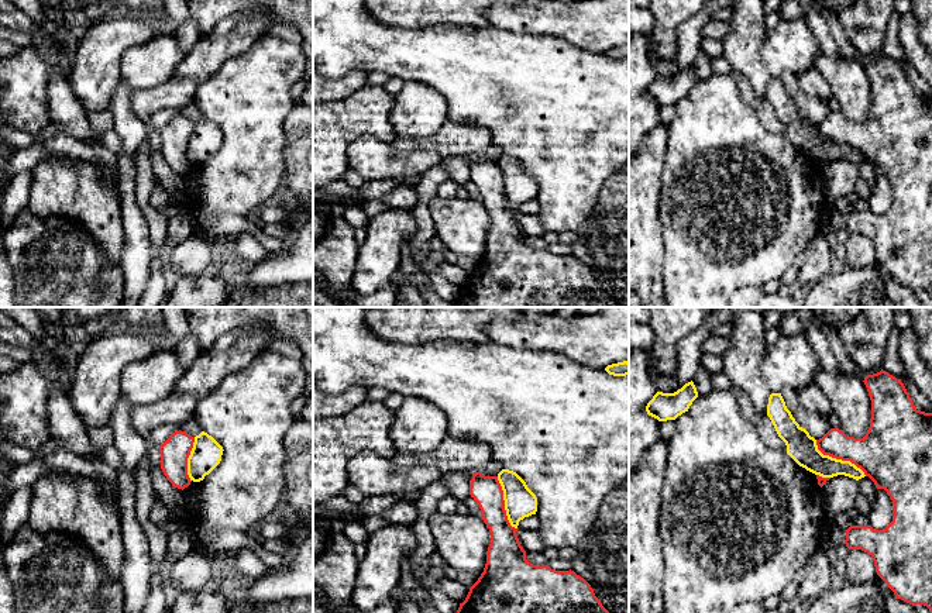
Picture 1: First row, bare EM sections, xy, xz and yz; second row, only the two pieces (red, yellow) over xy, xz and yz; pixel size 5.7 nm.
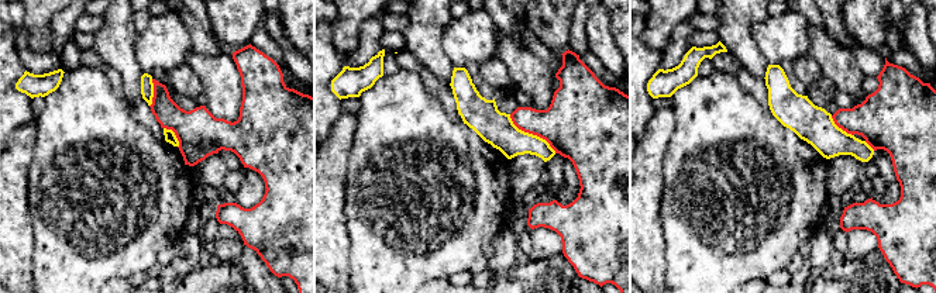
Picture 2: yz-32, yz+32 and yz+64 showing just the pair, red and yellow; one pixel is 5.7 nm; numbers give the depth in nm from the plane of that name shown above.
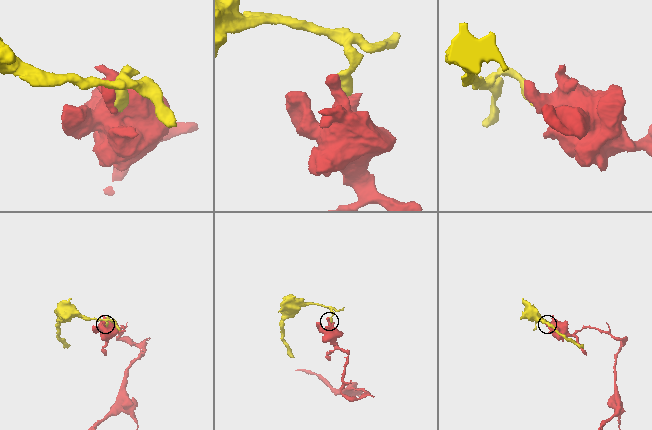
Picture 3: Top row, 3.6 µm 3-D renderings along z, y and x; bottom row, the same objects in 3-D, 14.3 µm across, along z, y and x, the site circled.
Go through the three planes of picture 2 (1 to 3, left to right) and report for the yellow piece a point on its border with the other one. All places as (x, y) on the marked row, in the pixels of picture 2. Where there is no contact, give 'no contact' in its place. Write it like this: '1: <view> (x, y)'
1: yz-32 (154, 93)
2: yz+32 (532, 133)
3: yz+64 (840, 127)

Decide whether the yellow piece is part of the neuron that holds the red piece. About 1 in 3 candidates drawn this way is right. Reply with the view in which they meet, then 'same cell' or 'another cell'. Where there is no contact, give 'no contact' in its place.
contact in yz; another cell

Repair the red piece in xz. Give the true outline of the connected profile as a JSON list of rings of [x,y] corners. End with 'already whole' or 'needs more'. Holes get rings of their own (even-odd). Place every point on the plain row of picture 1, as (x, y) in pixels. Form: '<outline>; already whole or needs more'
[[[474,156],[470,179],[491,217],[486,248],[453,307],[619,307],[574,255],[533,249],[512,211],[498,161]]]; already whole

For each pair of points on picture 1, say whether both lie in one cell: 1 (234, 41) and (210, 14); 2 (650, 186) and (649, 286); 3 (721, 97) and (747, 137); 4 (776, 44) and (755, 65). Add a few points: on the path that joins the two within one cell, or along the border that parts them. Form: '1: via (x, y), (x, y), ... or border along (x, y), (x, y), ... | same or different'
1: border along (236, 14), (223, 19), (207, 34), (200, 37) | different
2: via (645, 212), (645, 261) | same
3: via (721, 107), (738, 127) | same
4: border along (766, 33), (762, 41), (760, 58), (771, 76) | different

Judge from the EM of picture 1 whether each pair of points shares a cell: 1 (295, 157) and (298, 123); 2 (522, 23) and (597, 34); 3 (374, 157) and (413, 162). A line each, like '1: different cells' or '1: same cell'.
1: same cell
2: same cell
3: same cell

